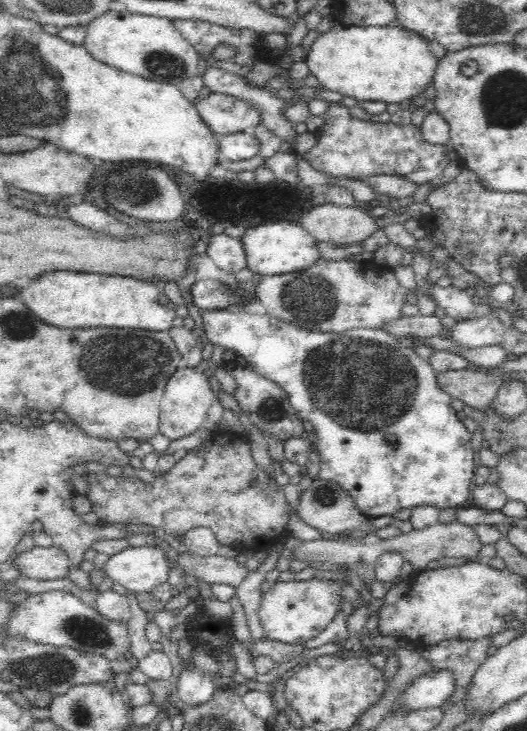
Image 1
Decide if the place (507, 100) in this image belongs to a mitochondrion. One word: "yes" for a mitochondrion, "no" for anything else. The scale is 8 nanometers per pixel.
yes

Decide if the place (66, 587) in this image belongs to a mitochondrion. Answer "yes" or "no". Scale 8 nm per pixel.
no

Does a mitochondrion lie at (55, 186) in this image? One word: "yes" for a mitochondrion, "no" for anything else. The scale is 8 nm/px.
no

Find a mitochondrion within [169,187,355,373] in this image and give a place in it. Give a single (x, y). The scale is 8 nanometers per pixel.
(313, 298)

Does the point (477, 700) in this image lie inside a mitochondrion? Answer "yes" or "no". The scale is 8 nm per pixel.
no

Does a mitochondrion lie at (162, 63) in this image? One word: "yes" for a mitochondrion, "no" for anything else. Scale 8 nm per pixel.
yes

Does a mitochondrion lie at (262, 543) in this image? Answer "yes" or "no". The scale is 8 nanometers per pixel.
no

